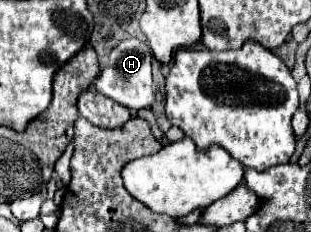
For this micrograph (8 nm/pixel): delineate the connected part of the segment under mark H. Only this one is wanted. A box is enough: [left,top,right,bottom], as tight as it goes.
[96,38,154,110]

